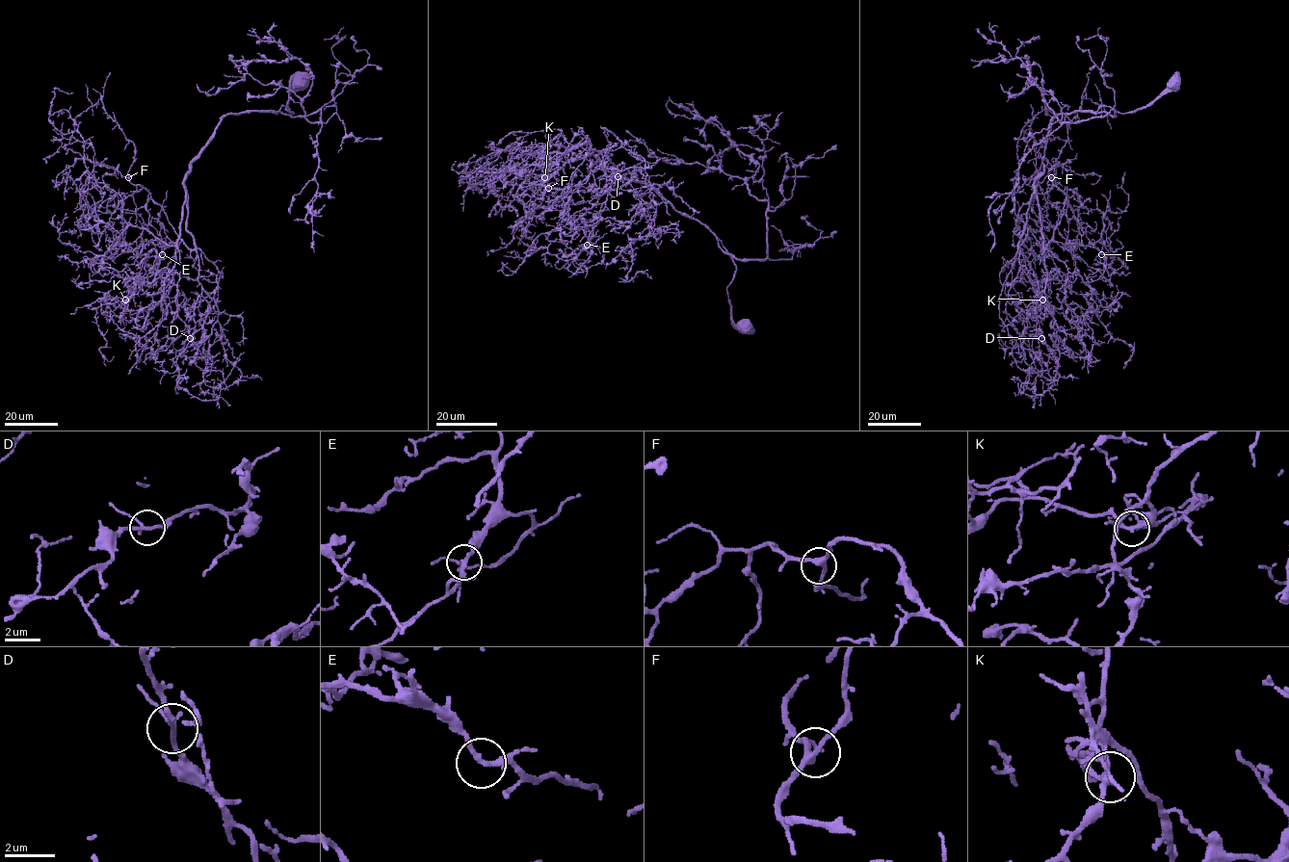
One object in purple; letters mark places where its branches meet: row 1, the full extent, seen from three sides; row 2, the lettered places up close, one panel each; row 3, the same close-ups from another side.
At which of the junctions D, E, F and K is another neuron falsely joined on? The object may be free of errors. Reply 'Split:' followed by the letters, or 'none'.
Split: none

